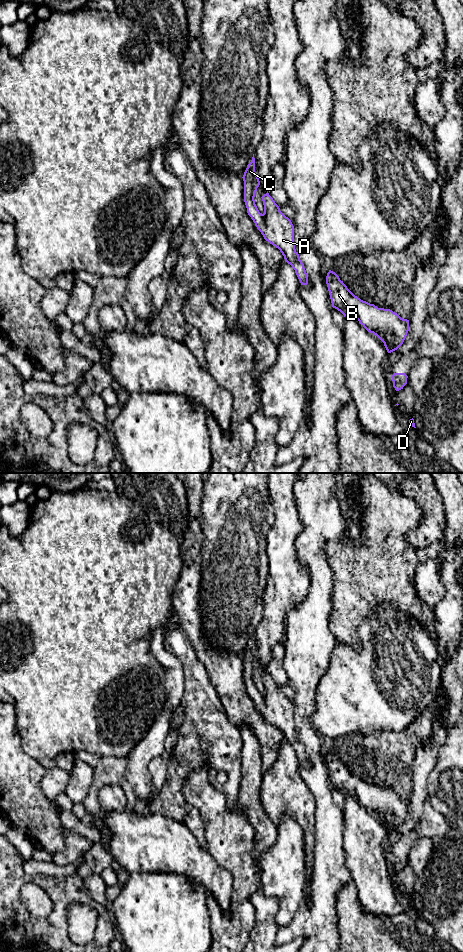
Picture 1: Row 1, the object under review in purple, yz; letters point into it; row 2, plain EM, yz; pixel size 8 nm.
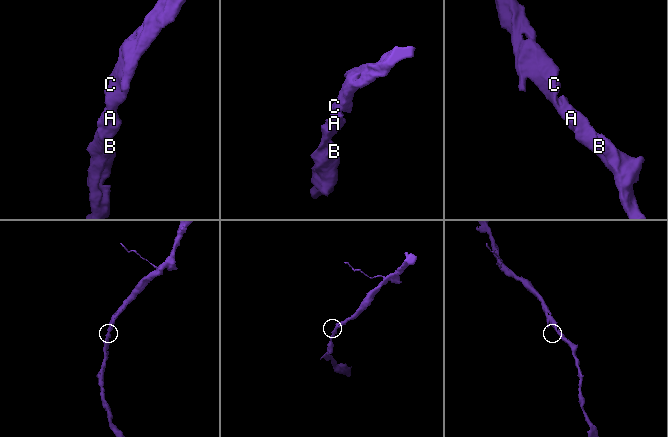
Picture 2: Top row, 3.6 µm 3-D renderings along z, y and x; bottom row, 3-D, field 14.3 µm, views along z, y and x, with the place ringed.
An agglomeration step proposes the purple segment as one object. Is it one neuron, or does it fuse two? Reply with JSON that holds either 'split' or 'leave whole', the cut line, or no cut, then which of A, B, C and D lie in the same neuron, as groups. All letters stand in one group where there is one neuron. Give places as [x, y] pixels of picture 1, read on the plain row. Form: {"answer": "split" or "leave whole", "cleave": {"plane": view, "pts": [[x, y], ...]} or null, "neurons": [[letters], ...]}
{"answer": "leave whole", "cleave": null, "neurons": [["A", "B", "C", "D"]]}

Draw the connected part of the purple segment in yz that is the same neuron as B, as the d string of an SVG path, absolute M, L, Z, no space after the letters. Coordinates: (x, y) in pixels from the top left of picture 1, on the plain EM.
M329 750L326 756L332 787L344 797L351 795L370 813L376 815L388 833L397 830L404 822L409 811L409 800L401 798L390 789L378 788L355 776L340 760L339 756Z

